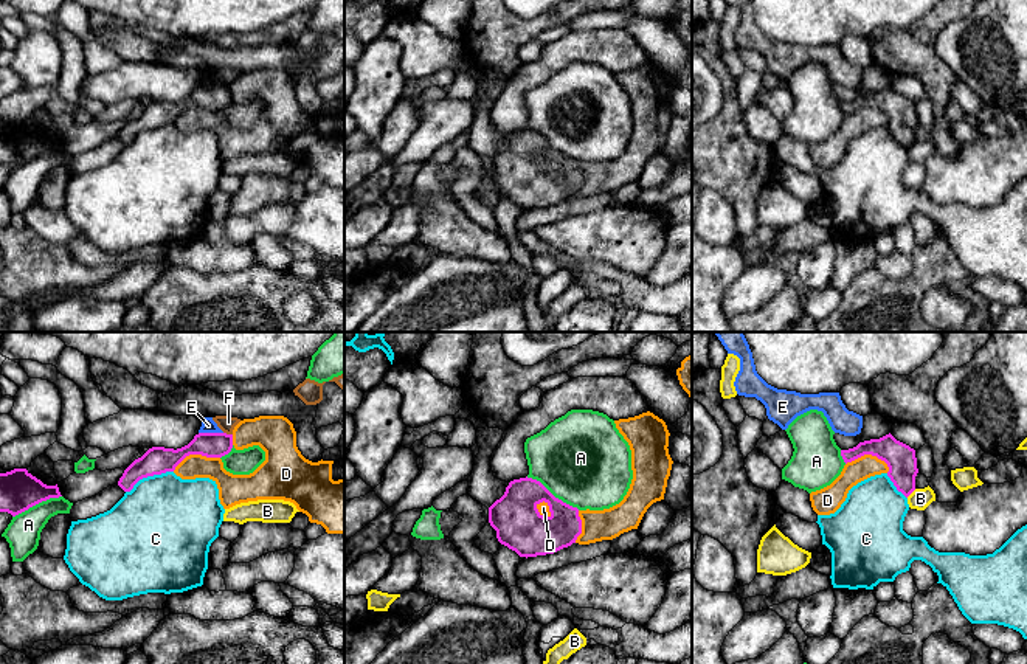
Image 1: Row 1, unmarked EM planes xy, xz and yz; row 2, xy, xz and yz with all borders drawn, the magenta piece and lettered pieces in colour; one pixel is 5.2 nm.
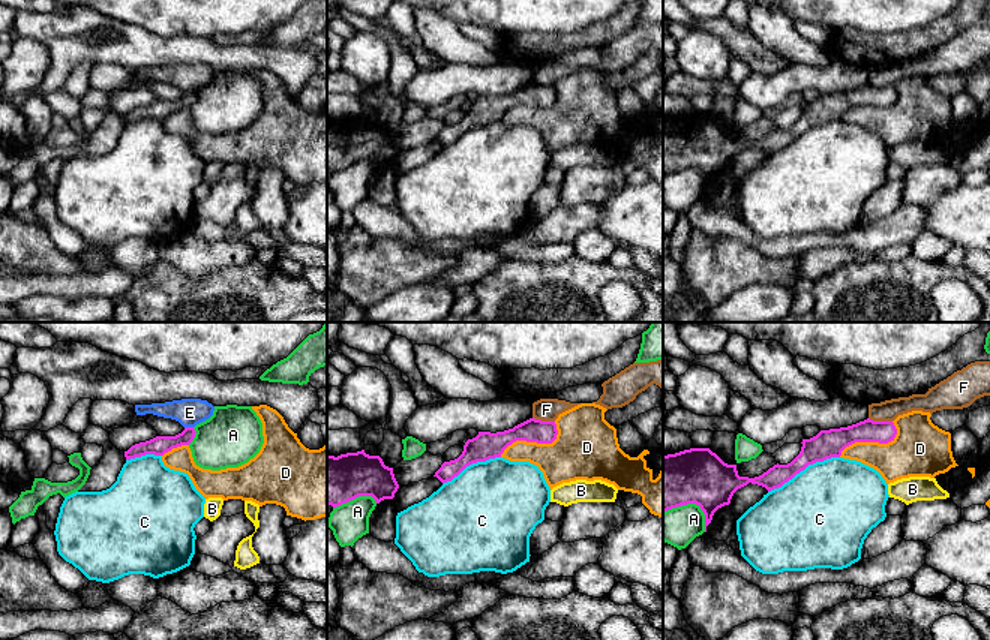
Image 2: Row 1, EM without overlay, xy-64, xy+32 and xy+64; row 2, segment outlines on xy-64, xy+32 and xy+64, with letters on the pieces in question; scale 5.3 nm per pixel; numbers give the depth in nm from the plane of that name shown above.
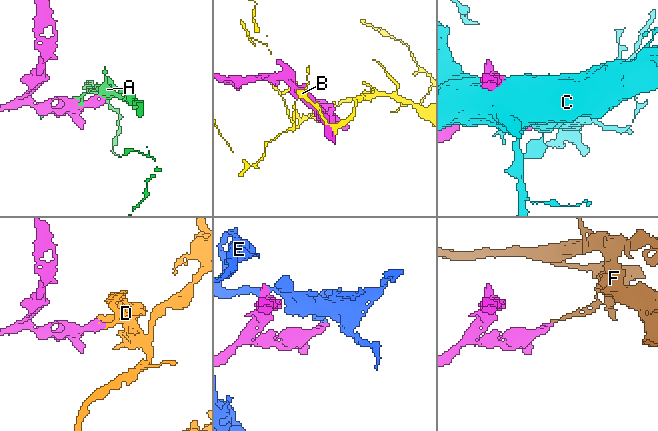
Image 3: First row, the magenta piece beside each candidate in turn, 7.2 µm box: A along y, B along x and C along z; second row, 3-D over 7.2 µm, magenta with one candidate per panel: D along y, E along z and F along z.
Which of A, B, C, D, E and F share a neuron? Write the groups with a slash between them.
A / B / C / D / E / F

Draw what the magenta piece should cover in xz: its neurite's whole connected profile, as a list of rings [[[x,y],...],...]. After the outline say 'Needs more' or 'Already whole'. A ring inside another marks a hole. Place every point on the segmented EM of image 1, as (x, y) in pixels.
[[[520,478],[489,507],[501,545],[520,557],[554,554],[582,534],[579,509],[555,498],[540,481]]]. Already whole

